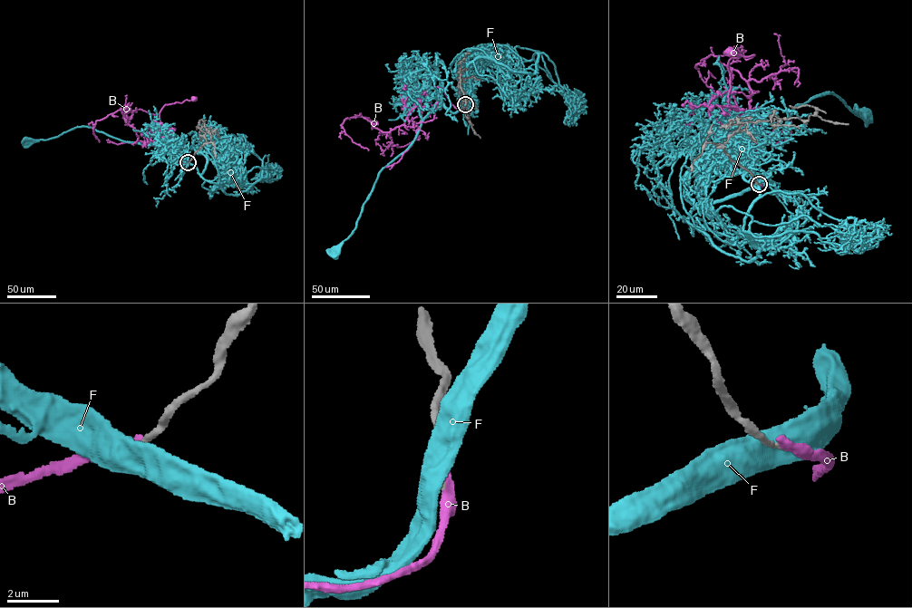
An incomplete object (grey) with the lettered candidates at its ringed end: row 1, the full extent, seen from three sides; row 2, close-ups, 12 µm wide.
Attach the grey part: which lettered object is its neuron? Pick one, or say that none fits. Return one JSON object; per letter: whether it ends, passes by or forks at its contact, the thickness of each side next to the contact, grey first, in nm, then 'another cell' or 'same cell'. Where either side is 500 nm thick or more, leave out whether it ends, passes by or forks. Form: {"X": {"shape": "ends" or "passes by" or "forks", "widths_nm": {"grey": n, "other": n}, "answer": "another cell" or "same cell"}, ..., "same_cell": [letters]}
{"B": {"shape": "ends", "widths_nm": {"grey": 200, "other": 440}, "answer": "another cell"}, "F": {"widths_nm": {"grey": 200, "other": 650}, "answer": "another cell"}, "same_cell": []}

